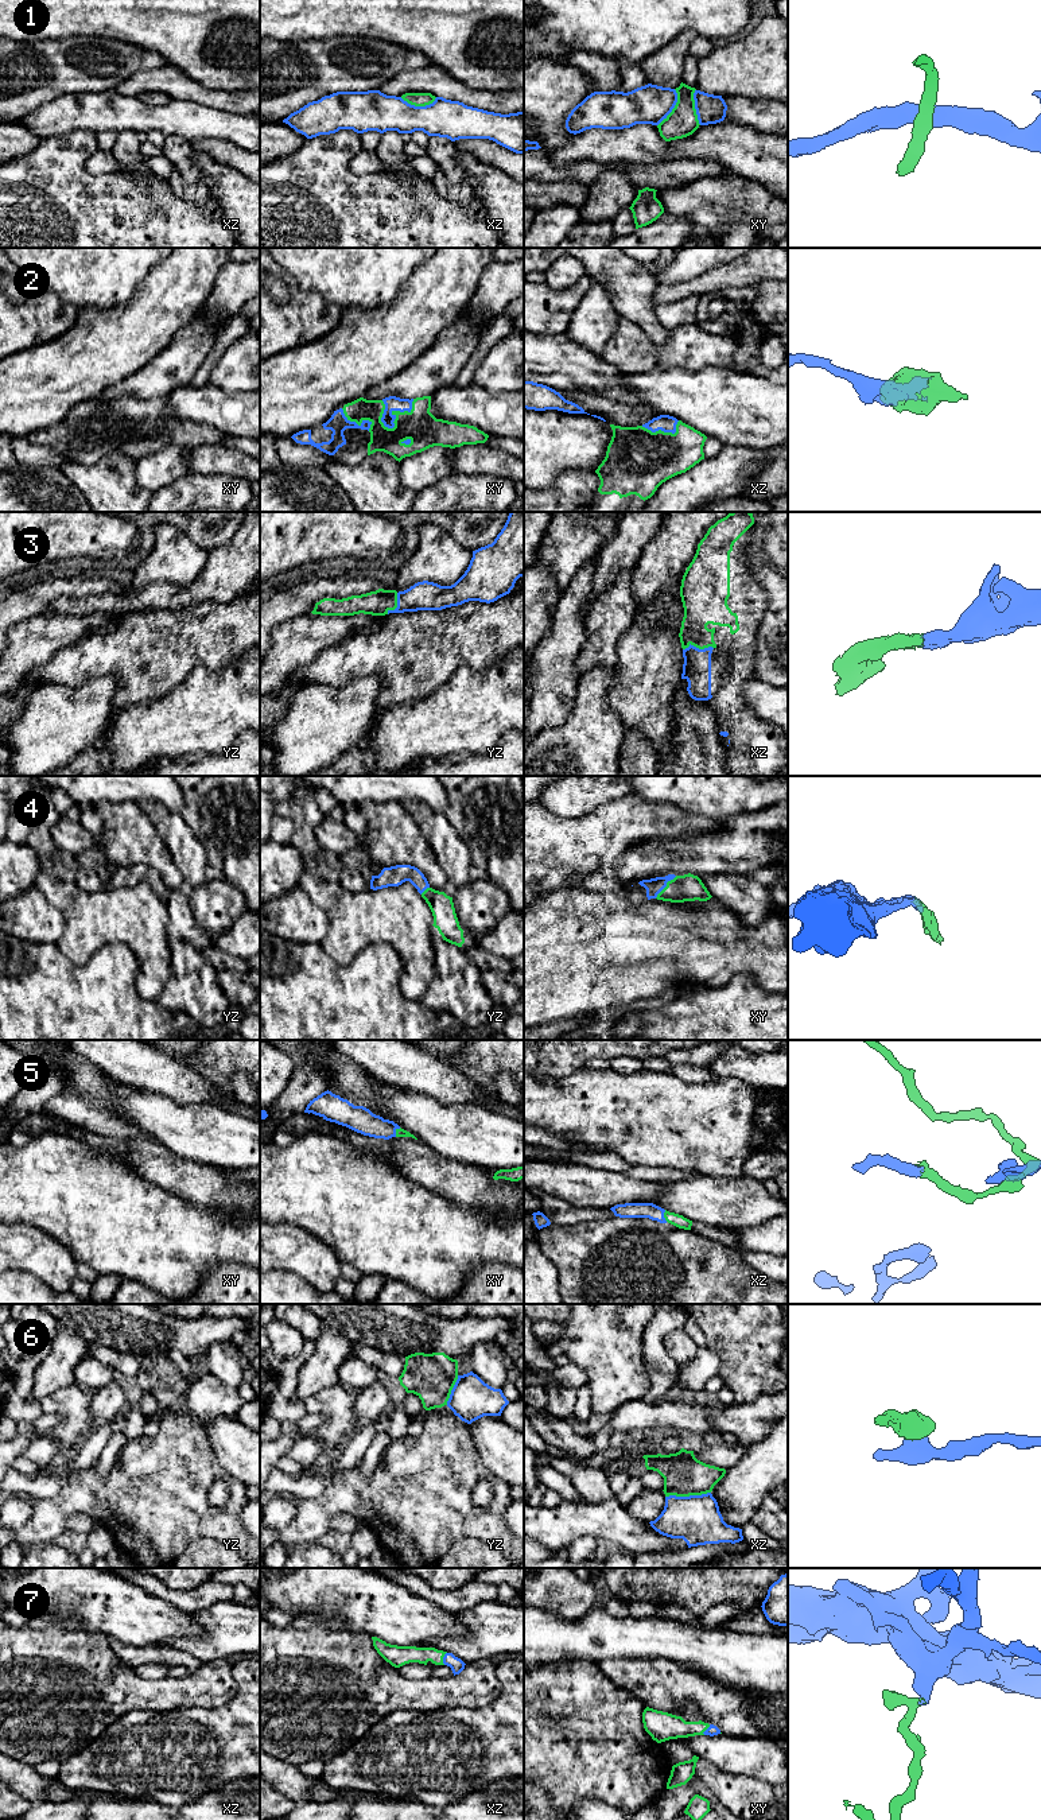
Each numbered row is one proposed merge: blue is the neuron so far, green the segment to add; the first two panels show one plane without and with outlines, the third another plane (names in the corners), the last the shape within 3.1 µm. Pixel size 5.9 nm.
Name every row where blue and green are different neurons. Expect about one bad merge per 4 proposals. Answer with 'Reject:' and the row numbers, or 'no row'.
Reject: 1, 6

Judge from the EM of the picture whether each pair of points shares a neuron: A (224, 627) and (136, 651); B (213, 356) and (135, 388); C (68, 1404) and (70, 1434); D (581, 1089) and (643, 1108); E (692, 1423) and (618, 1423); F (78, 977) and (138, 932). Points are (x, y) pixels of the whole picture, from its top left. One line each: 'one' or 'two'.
A: one
B: two
C: one
D: one
E: one
F: two

